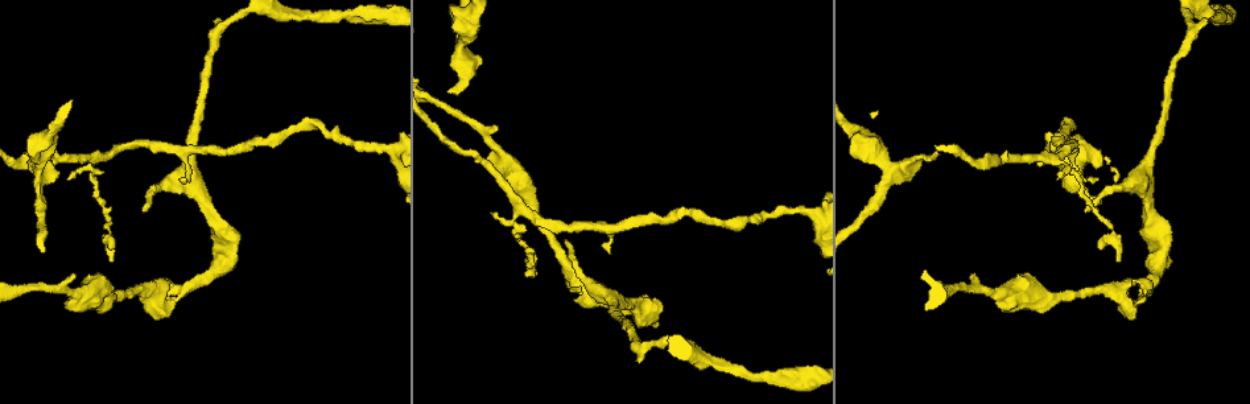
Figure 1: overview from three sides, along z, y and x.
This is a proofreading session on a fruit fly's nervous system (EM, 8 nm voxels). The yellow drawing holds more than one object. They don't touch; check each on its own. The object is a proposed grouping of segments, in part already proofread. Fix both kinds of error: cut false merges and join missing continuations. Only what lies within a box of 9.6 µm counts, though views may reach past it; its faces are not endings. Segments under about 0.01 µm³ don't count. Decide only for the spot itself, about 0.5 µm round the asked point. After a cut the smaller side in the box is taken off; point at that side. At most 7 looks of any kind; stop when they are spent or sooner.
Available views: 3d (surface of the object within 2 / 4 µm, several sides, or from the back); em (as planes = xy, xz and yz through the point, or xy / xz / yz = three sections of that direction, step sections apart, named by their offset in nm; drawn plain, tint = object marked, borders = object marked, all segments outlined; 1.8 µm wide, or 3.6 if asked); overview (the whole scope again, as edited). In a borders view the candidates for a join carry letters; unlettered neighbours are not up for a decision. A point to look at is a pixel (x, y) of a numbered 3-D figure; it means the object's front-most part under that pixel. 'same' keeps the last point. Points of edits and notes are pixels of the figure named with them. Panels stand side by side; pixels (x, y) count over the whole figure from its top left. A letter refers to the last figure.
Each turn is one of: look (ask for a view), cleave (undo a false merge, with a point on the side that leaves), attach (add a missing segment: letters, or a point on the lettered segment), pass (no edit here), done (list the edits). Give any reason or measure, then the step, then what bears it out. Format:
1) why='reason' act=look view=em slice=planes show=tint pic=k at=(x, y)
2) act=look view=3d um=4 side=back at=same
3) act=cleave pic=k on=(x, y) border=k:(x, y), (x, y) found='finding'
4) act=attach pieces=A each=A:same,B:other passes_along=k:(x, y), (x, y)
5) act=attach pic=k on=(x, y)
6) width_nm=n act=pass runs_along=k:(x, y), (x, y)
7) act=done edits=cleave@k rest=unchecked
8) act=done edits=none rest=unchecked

why='branch stops here' act=look view=3d um=2 pic=1 at=(587, 301)

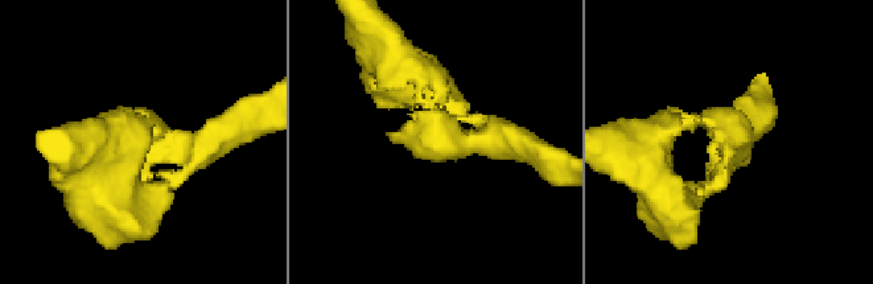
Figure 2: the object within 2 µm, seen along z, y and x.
act=look view=em slice=planes show=borders pic=2 at=(731, 108)

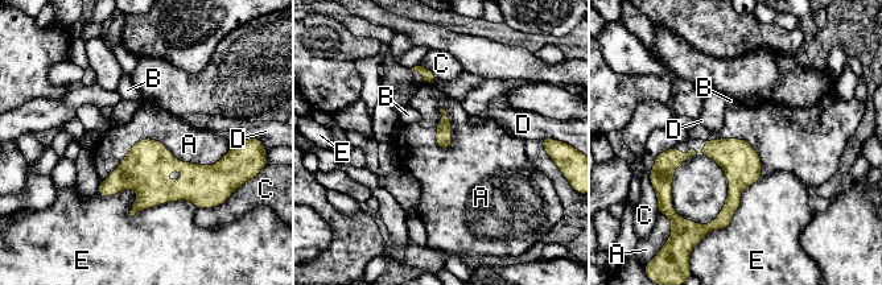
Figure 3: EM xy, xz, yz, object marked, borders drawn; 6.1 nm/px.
longest_contact=E:600nm act=pass each=A:other,B:other,C:other,D:other,E:other runs_along=3:(219, 168), (193, 188), (101, 191) found='none of them fits'

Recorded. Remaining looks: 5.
why='calibre changes' act=look view=em um=3.6 slice=xz step=16 show=borders pic=1 at=(86, 292)

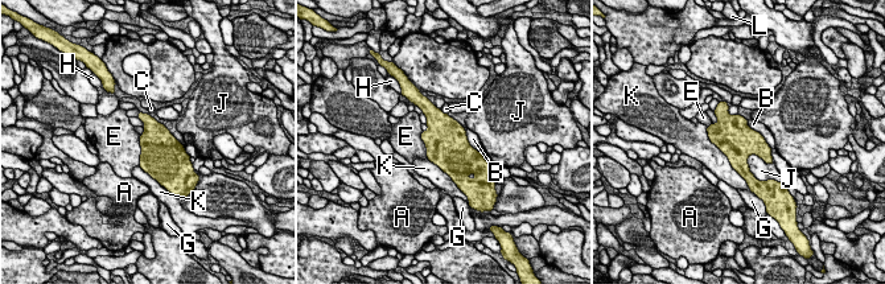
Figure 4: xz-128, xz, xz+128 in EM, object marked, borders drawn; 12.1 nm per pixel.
width_nm=380 act=pass each=A:other,B:other,C:other,E:other,G:other,H:other,J:other,K:other,L:other border=4:(140, 135), (140, 163), (138, 165) found='continuous, no second cell'

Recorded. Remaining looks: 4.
why='branch stops here' act=look view=3d um=2 pic=1 at=(26, 155)

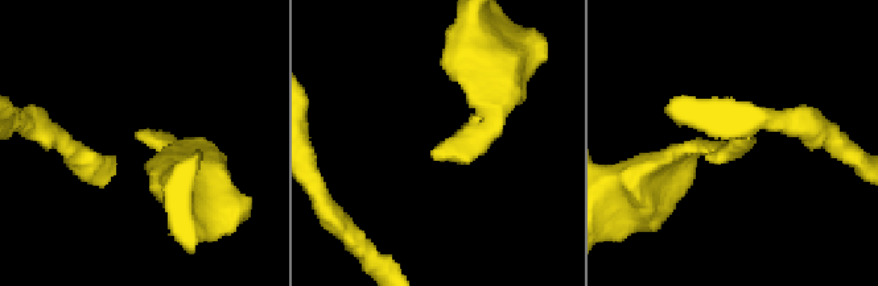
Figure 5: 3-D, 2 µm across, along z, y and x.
why='now the EM' act=look view=em slice=planes show=tint pic=5 at=(434, 149)

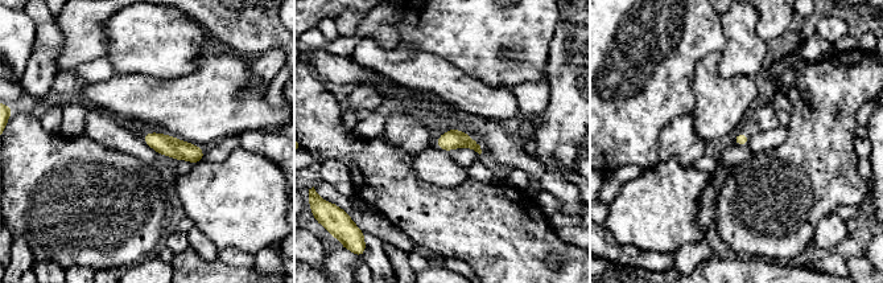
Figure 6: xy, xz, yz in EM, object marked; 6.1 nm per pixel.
why='see the neighbours' act=look view=em slice=planes show=borders at=same

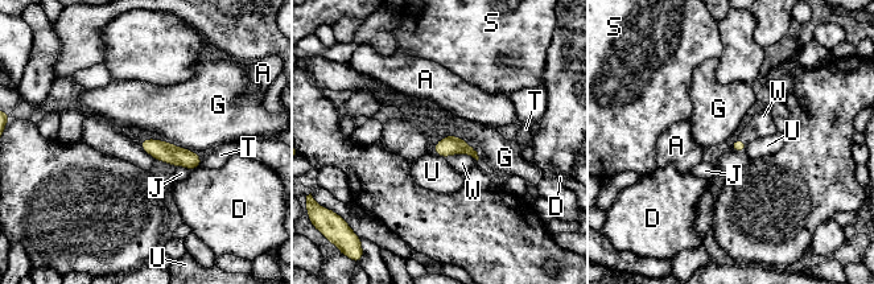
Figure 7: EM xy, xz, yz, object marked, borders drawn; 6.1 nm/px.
act=attach pieces=W each=A:other,D:other,G:other,J:other,S:other,T:other,U:other,W:same passes_along=7:(449, 145), (461, 152), (462, 163) found='the cell continues'

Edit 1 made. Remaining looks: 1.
act=done edits=attach@7 rest=unchecked

